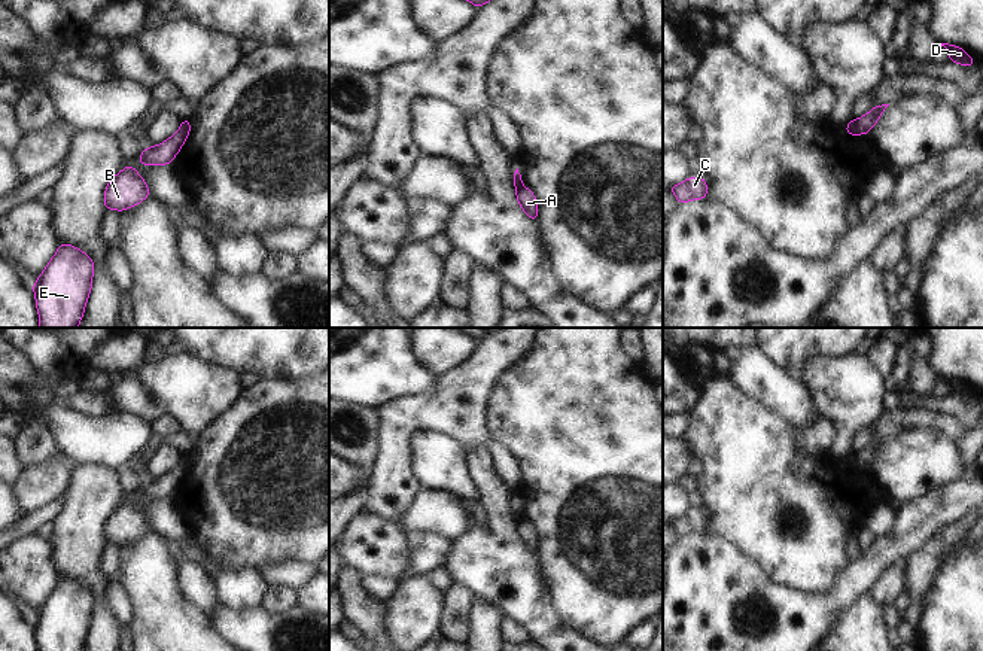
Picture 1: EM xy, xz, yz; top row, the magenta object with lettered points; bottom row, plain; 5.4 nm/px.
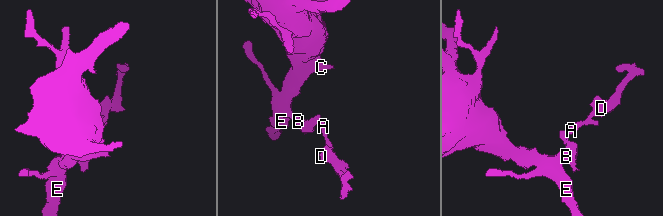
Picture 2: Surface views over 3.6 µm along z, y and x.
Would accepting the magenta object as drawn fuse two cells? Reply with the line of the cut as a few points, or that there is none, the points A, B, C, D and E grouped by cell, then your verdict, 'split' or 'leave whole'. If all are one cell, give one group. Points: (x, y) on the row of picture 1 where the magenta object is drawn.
yz (854, 121), (858, 133) | A D / B C E | split

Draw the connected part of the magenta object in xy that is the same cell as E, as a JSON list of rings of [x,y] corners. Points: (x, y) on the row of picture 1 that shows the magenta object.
[[[60,243],[33,285],[40,328],[77,328],[92,288],[94,262],[80,249]]]

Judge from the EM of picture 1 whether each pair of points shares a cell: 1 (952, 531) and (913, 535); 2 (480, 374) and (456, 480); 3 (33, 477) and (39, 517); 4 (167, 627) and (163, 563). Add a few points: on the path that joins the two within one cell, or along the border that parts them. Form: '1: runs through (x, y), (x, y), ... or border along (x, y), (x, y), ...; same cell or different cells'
1: border along (967, 516), (943, 526), (910, 556); different cells
2: border along (431, 429), (453, 437), (462, 446); different cells
3: border along (61, 493), (27, 513); different cells
4: runs through (163, 611), (163, 580); same cell

